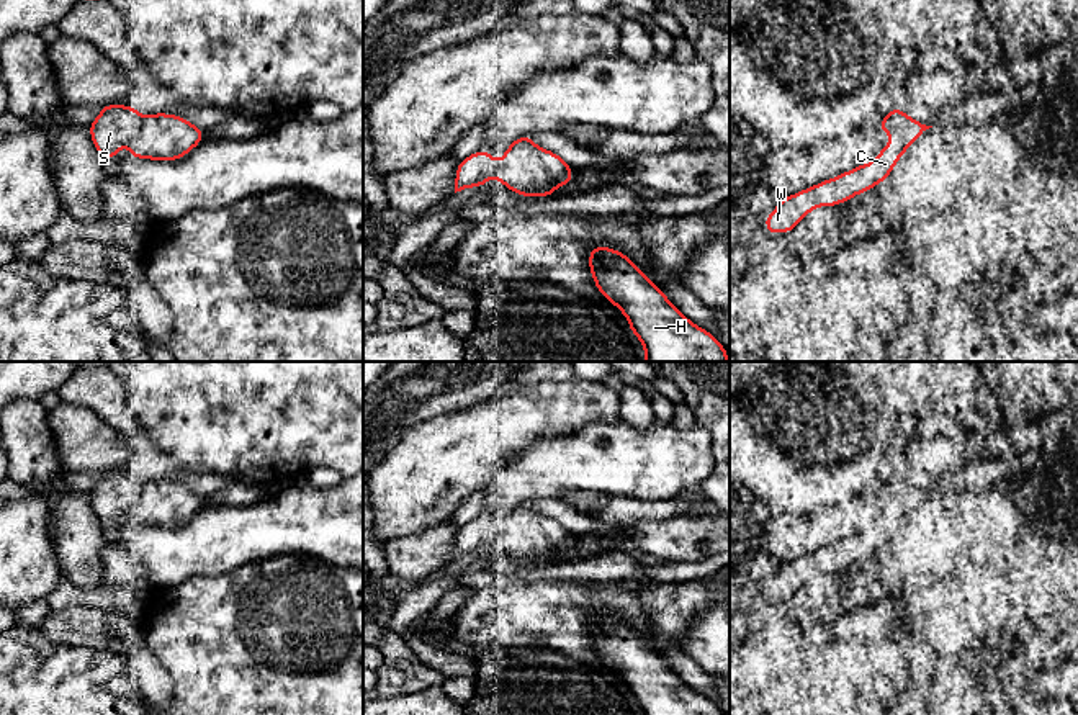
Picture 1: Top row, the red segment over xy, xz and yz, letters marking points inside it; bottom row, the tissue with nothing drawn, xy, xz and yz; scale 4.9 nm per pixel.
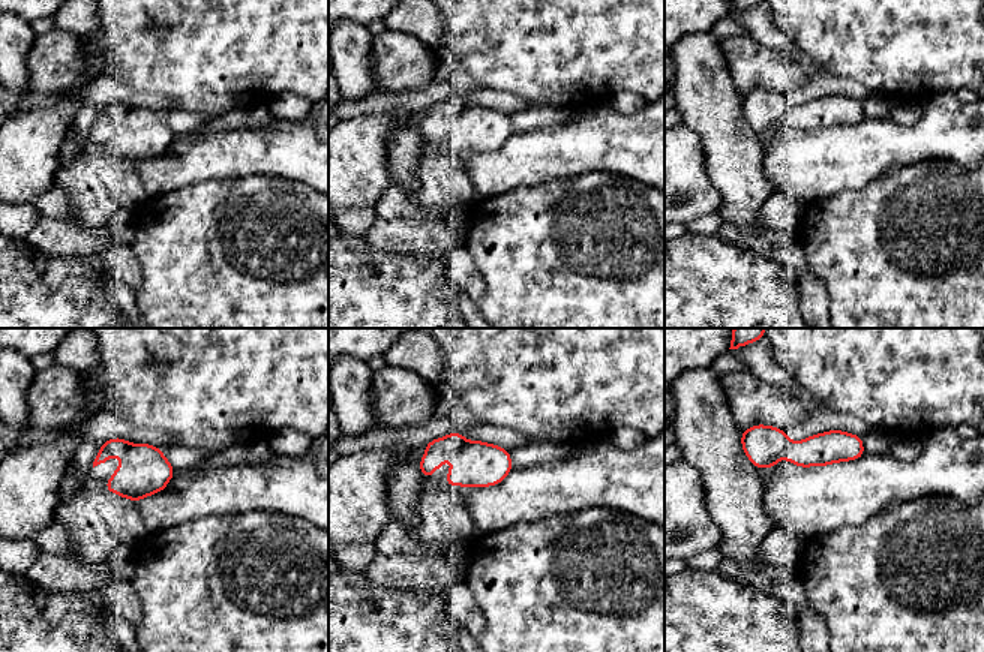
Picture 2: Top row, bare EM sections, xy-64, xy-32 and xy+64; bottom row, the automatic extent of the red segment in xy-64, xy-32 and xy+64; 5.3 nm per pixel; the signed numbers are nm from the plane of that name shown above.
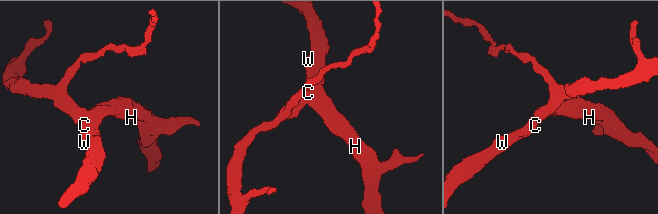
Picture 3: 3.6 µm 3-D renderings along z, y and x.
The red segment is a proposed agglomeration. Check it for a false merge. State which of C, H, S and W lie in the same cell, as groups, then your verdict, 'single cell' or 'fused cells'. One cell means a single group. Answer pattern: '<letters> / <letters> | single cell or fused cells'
C H S W | single cell

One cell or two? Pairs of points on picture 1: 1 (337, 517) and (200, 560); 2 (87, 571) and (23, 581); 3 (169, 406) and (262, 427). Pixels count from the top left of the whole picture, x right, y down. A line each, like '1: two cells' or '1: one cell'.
1: one cell
2: two cells
3: one cell

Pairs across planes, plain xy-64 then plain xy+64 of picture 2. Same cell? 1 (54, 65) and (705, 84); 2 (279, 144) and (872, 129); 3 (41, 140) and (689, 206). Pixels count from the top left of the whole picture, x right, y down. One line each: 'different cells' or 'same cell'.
1: different cells
2: same cell
3: same cell

